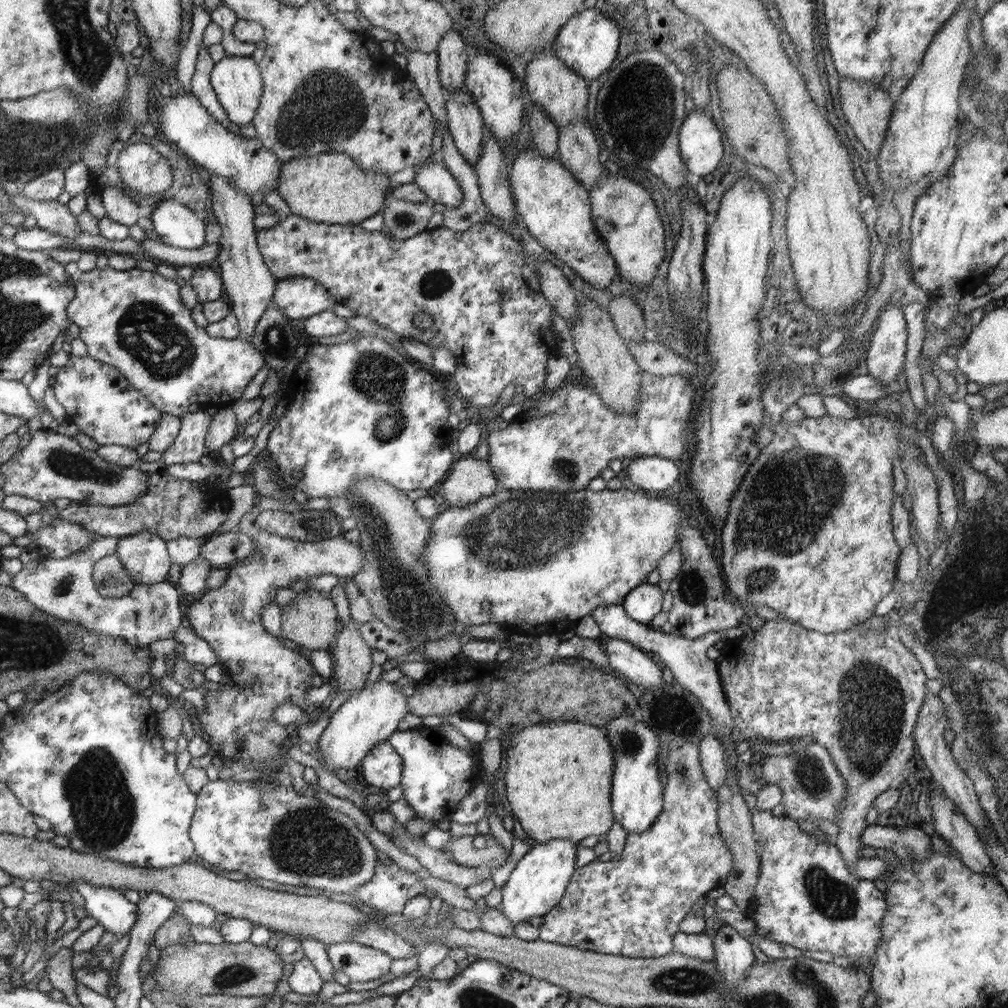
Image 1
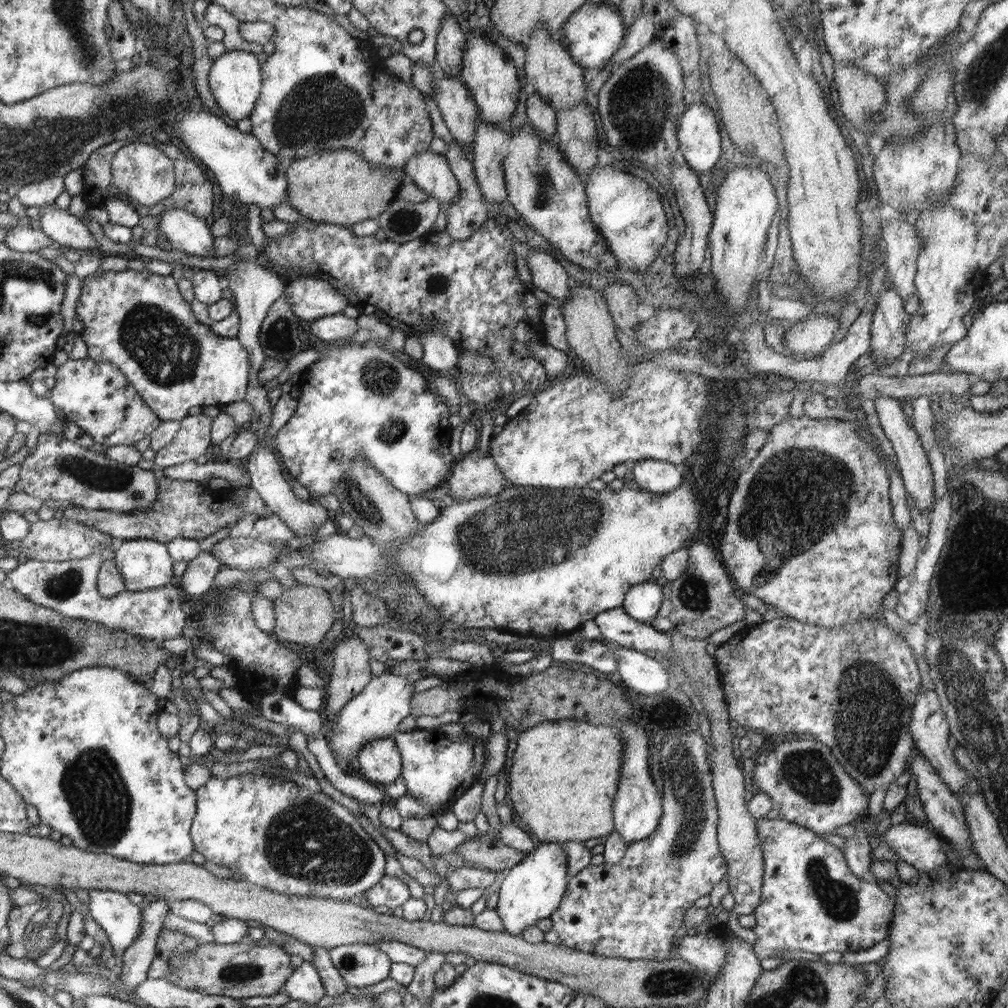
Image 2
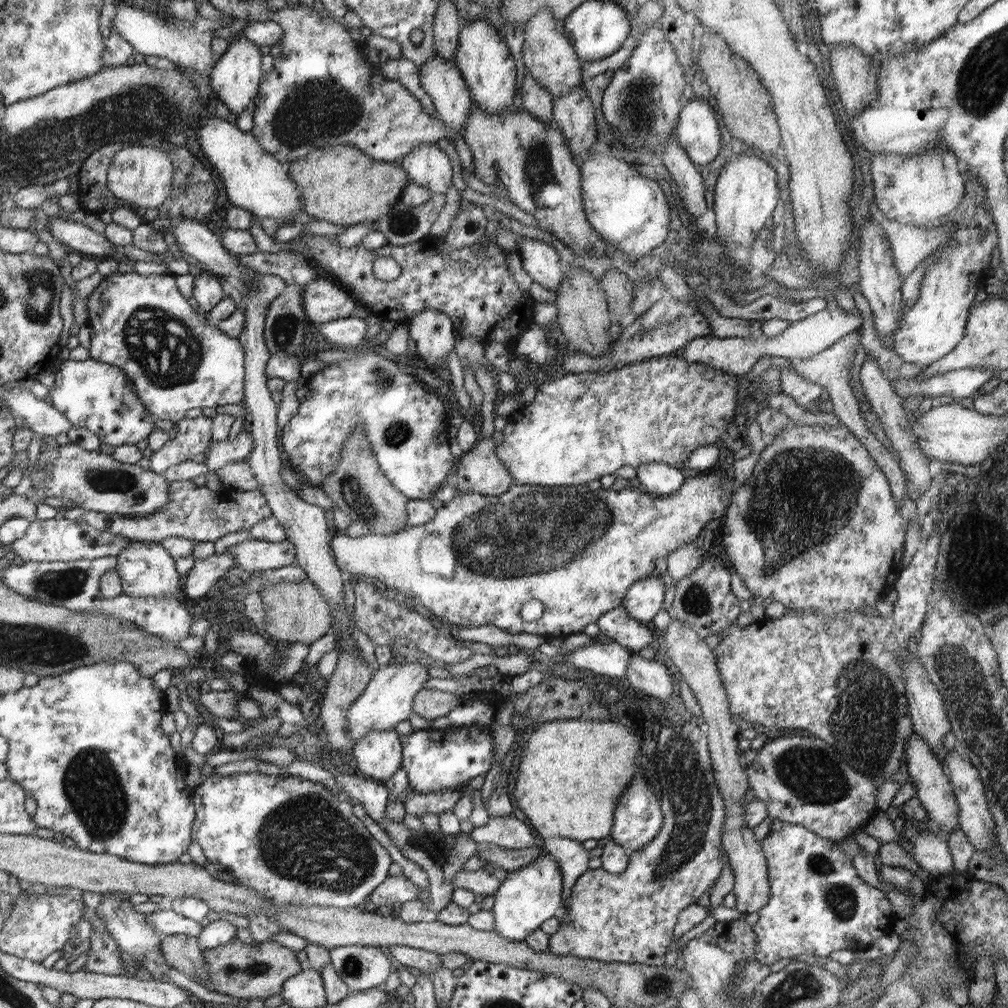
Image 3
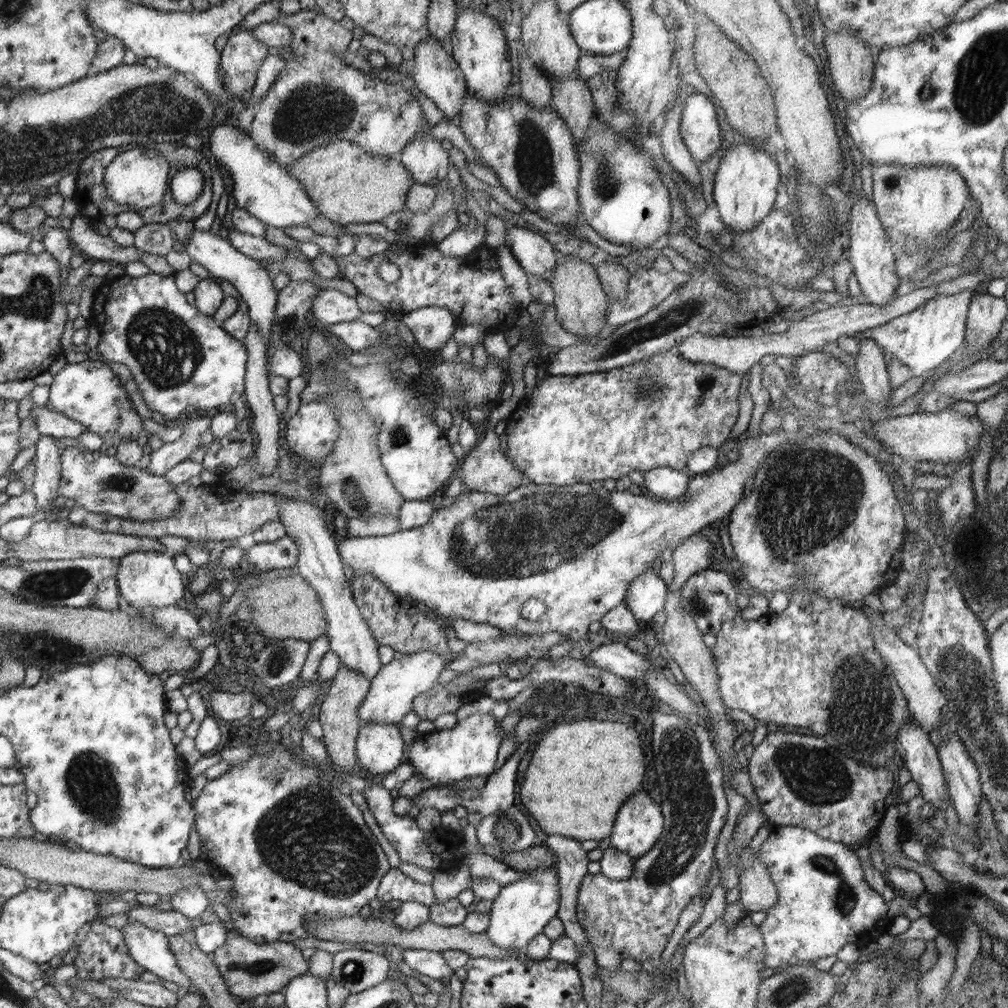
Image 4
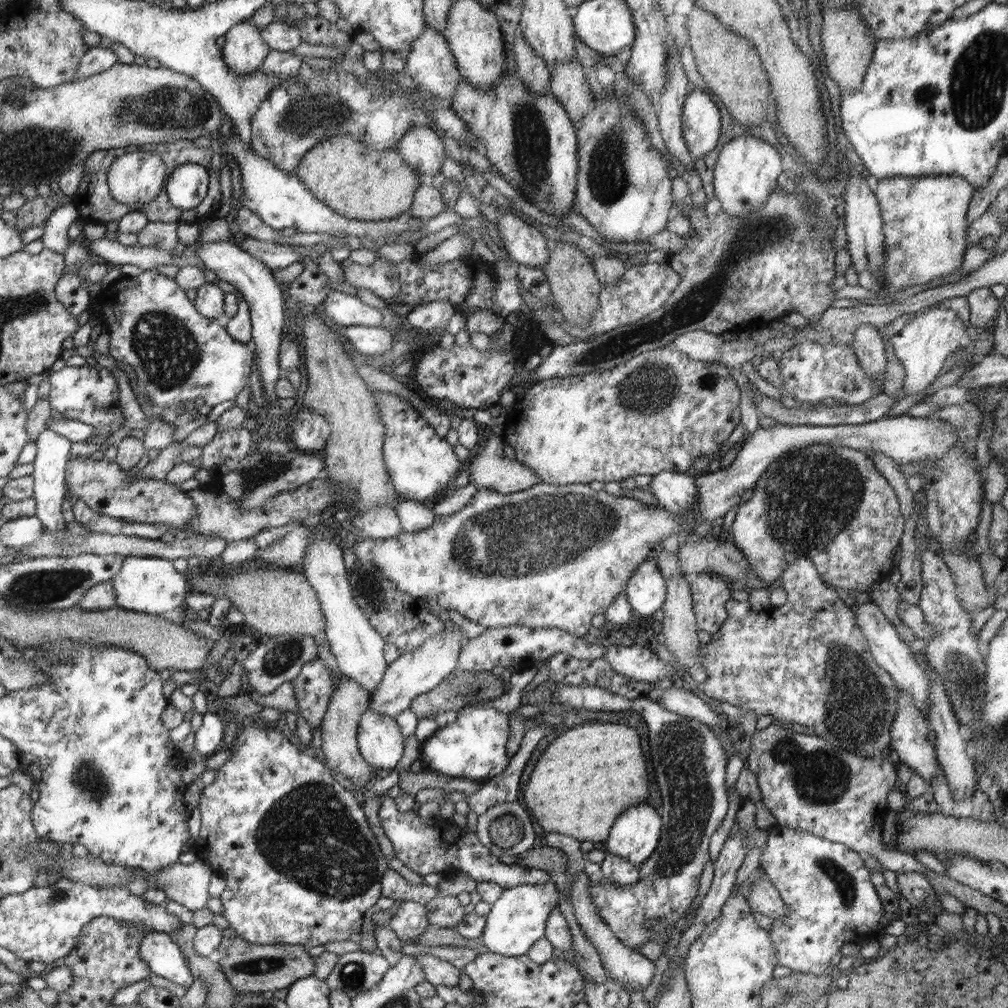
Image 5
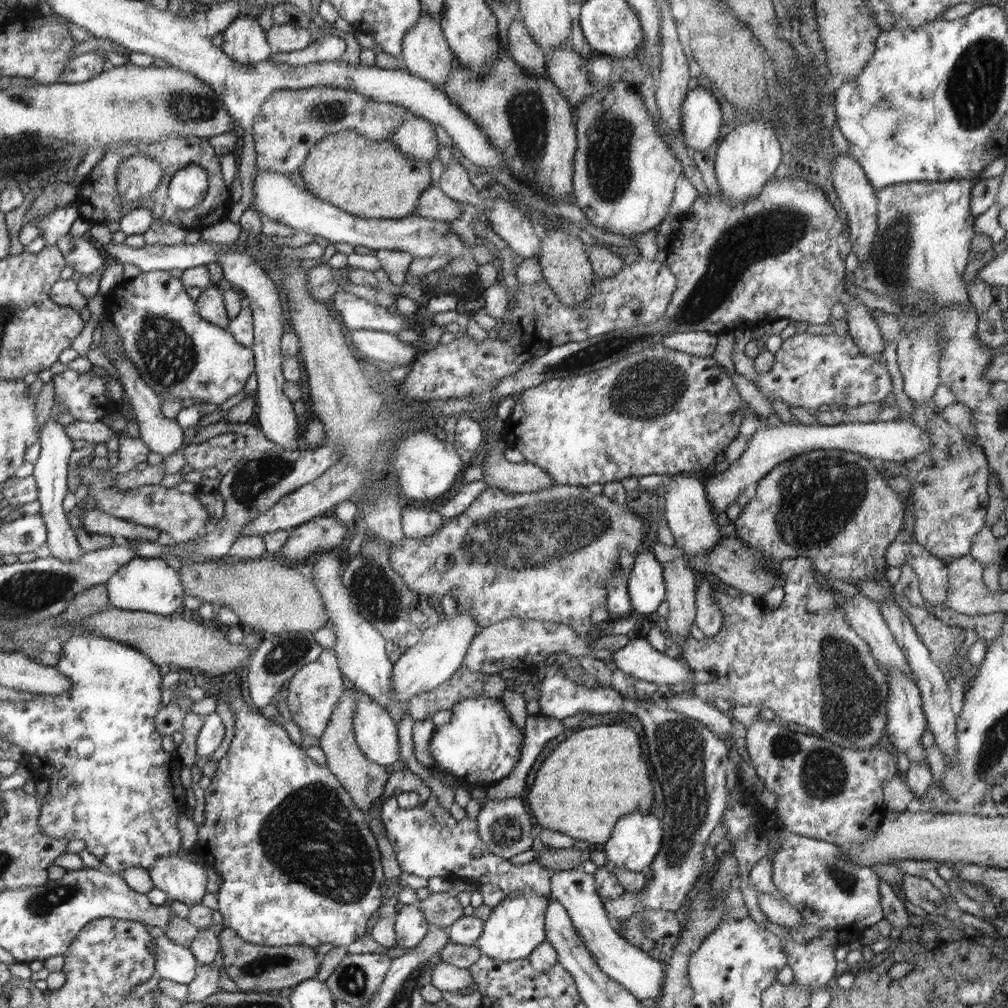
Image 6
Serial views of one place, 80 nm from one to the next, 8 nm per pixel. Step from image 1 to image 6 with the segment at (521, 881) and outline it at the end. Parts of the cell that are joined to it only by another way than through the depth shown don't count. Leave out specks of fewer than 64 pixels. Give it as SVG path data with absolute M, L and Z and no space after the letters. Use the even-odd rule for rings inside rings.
M536 891L507 894L484 921L482 935L476 944L481 955L502 962L516 962L530 958L534 950L542 942L546 942L548 935L545 930L545 912L551 901L550 895L541 895Z

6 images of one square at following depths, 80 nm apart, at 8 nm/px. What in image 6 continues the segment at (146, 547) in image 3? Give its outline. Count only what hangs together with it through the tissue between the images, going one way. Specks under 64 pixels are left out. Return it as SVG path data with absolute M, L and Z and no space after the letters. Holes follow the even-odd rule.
M134 557L127 565L114 573L106 586L110 607L161 616L172 616L182 612L185 587L182 586L179 572L170 568L165 559Z

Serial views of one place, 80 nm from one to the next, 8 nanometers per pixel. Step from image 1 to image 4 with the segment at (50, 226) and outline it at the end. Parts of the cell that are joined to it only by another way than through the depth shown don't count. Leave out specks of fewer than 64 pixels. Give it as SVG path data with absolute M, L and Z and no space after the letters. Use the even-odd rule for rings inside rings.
M82 214L73 218L70 230L67 231L68 240L87 259L93 261L110 262L120 269L133 262L142 262L144 253L134 245L124 247L116 244L109 236L103 236L92 229L89 219Z

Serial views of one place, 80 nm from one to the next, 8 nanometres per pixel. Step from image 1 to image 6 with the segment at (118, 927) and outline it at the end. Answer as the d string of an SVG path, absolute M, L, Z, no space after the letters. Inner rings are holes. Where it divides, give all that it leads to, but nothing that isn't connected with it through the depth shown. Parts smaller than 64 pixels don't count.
M165 935L156 938L154 945L154 951L158 951L156 976L184 985L194 981L198 962L188 948L172 942Z

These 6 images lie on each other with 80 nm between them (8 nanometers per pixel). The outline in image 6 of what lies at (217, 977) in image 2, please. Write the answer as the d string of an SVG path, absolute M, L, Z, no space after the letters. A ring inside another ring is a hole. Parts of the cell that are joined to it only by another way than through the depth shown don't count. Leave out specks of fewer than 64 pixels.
M223 927L219 933L219 948L224 959L224 968L236 983L239 992L268 992L292 988L302 982L317 979L324 954L308 946L261 946L246 942L237 931Z

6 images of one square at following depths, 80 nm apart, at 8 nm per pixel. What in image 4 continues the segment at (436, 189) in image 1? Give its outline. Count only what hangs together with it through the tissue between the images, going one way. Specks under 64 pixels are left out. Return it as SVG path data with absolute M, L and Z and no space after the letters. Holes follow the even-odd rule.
M418 135L404 152L398 157L399 161L409 169L416 184L432 186L448 174L448 154L440 146L440 141L430 135Z

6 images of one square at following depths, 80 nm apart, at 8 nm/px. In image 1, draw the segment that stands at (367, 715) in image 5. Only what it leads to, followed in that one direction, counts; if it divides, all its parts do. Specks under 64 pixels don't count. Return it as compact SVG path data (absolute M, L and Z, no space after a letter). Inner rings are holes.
M385 741L367 754L358 773L367 786L389 791L400 784L400 774L404 774L403 764L404 760L400 760L400 755L394 751L390 742Z

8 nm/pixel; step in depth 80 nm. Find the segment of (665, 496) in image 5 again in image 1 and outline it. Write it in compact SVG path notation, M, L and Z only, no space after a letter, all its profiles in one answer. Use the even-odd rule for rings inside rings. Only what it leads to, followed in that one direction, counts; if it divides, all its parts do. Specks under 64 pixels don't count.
M656 456L627 459L624 468L630 482L644 492L665 491L678 482L680 474L674 460Z

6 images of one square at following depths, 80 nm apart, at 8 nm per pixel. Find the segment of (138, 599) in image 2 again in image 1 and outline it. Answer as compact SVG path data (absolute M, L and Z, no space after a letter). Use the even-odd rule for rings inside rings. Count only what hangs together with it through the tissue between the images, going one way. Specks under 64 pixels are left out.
M98 537L84 550L64 558L40 558L36 562L23 564L22 569L12 575L12 584L36 609L50 617L76 622L93 630L100 636L119 636L132 646L146 647L155 640L173 638L182 622L182 610L178 608L176 584L168 581L142 585L123 598L105 598L97 589L93 579L93 568L100 558L117 550L118 538Z

